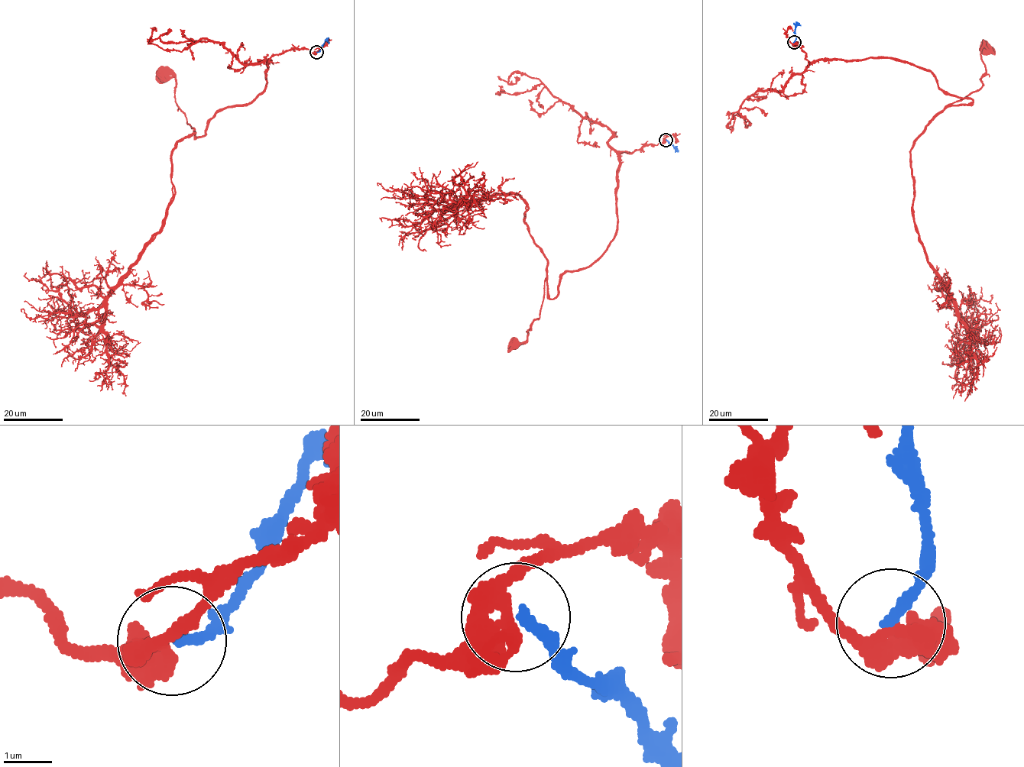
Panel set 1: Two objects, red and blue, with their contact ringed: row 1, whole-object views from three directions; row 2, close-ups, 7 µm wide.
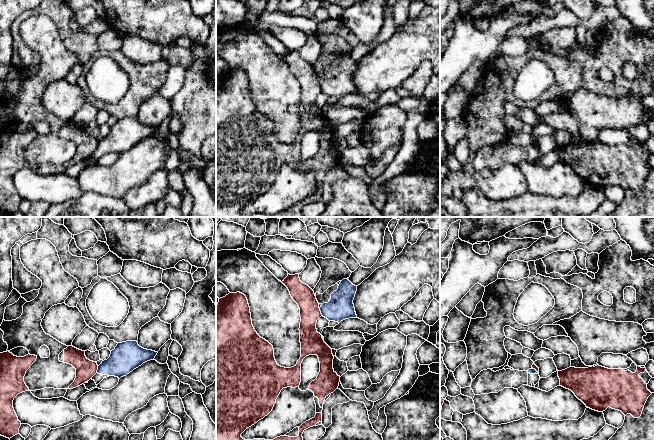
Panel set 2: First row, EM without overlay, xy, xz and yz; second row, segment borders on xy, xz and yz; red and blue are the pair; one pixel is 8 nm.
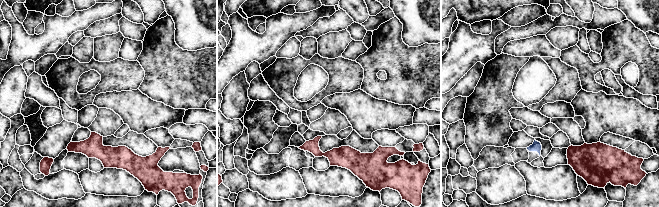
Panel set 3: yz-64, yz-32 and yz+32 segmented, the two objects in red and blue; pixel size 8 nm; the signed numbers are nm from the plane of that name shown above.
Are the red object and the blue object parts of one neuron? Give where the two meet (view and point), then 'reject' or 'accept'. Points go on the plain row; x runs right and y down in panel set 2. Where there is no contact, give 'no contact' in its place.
xz (320, 88) | reject

